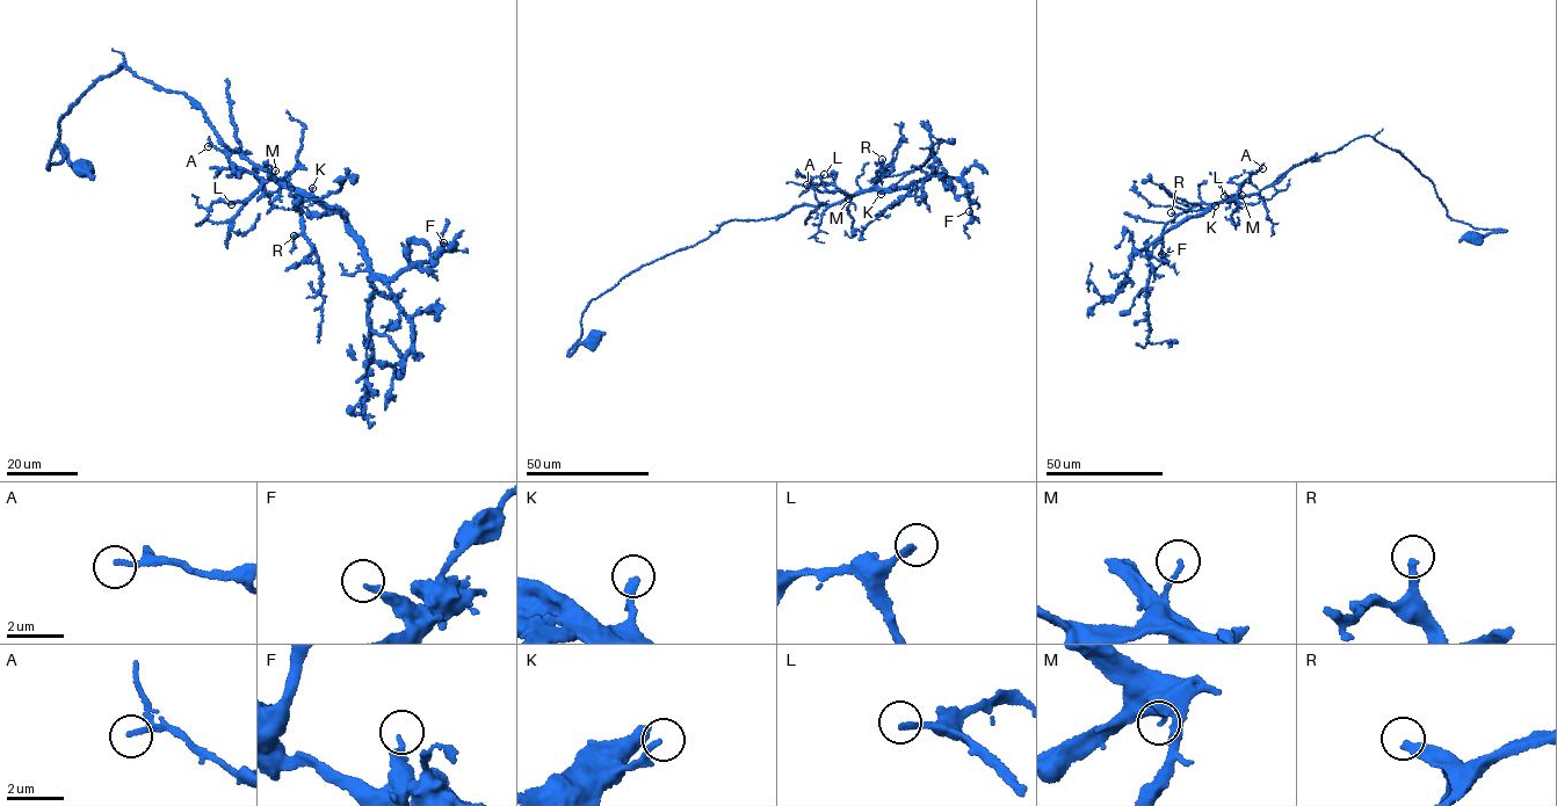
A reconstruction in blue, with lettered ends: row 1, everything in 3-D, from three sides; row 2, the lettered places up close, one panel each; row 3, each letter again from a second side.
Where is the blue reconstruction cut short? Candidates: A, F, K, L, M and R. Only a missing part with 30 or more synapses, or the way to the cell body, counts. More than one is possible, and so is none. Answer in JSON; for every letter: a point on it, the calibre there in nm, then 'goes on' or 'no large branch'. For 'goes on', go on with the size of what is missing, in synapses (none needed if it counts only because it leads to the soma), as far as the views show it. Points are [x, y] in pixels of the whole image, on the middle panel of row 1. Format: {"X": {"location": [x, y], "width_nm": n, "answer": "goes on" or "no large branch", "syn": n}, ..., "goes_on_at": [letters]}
{"A": {"location": [806, 184], "width_nm": 160, "answer": "no large branch"}, "F": {"location": [969, 211], "width_nm": 200, "answer": "no large branch"}, "K": {"location": [881, 194], "width_nm": 220, "answer": "no large branch"}, "L": {"location": [824, 174], "width_nm": 220, "answer": "no large branch"}, "M": {"location": [848, 198], "width_nm": 150, "answer": "no large branch"}, "R": {"location": [882, 159], "width_nm": 320, "answer": "goes on", "syn": 35}, "goes_on_at": ["R"]}

